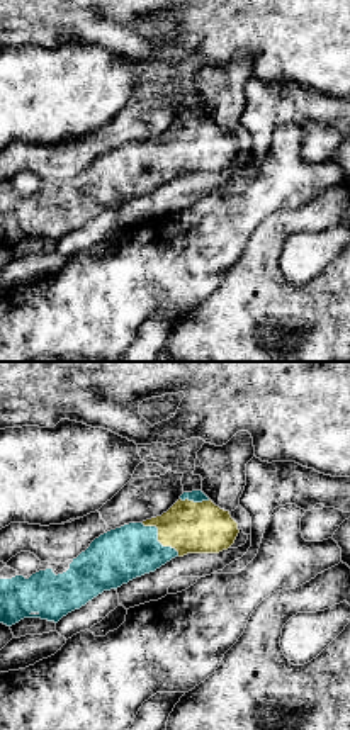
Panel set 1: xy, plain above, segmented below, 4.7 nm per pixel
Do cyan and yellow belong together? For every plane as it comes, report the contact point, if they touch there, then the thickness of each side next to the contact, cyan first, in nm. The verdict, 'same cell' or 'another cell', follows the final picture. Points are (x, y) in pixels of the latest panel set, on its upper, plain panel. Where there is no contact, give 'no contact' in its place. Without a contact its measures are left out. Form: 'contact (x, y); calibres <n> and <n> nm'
contact (157, 158); calibres 260 and 240 nm

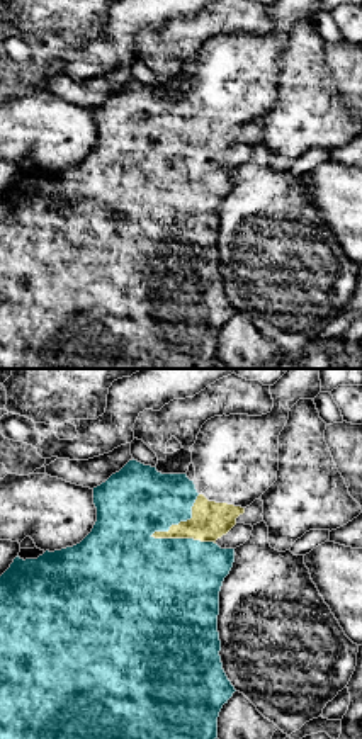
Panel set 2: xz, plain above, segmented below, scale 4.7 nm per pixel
contact (180, 140); calibres 340 and 180 nm

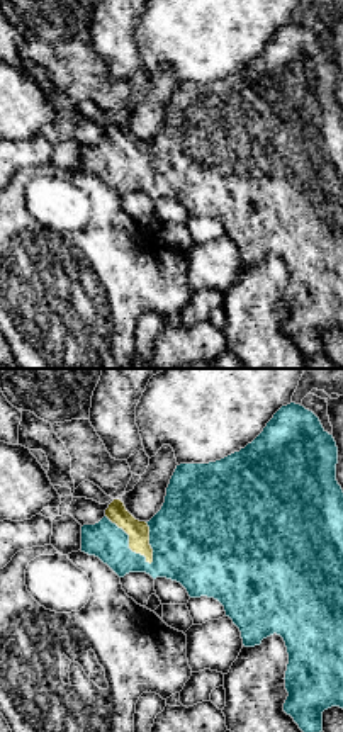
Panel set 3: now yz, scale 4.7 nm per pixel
contact (128, 162); calibres 300 and 100 nm

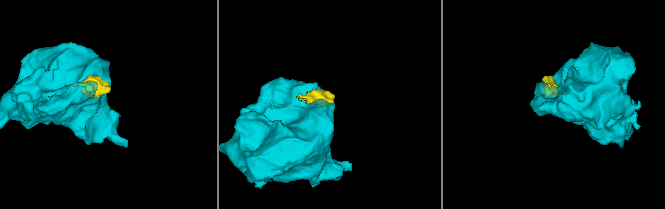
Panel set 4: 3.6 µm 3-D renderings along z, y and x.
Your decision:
same cell

